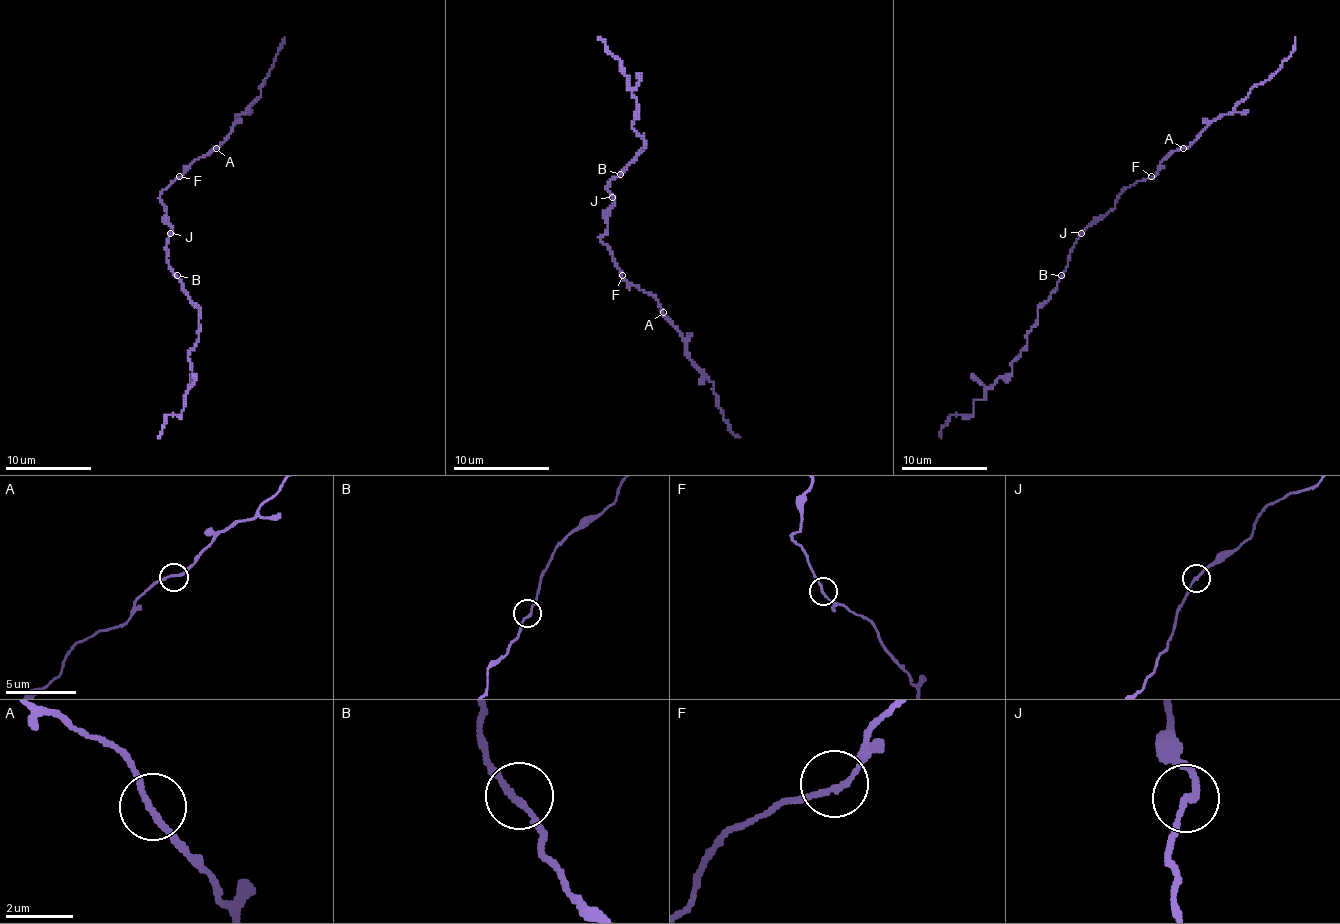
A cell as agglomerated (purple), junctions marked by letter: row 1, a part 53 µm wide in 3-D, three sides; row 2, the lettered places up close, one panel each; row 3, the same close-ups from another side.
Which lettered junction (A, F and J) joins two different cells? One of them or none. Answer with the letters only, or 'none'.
none

